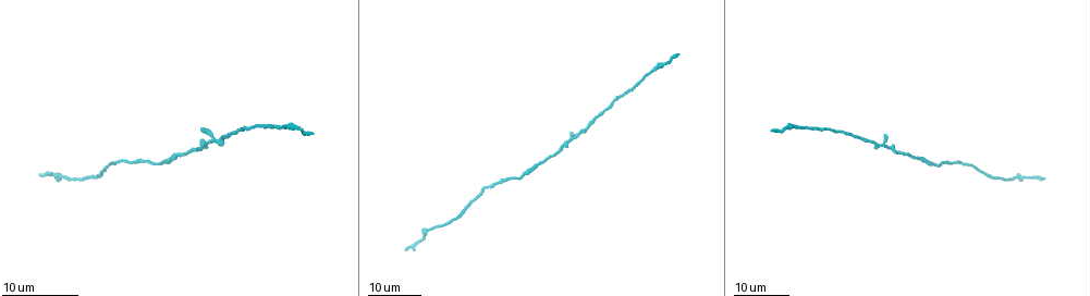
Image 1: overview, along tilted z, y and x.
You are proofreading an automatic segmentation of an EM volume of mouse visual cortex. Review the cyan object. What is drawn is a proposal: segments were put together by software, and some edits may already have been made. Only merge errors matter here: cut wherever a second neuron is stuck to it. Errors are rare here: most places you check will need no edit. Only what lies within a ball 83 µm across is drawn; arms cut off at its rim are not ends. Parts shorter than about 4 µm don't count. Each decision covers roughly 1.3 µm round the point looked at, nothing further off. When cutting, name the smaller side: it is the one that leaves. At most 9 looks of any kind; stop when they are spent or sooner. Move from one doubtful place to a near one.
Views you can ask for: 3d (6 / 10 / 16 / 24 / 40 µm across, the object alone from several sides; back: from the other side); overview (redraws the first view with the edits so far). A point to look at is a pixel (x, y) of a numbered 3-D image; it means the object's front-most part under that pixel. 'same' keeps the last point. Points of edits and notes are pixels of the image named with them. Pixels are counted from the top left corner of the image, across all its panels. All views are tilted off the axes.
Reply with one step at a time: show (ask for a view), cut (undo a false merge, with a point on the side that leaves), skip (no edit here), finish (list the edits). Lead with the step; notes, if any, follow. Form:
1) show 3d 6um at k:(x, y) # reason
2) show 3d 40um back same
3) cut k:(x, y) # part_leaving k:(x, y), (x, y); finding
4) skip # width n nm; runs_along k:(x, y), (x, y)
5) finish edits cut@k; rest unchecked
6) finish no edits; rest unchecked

show 3d 24um at 1:(185, 153)

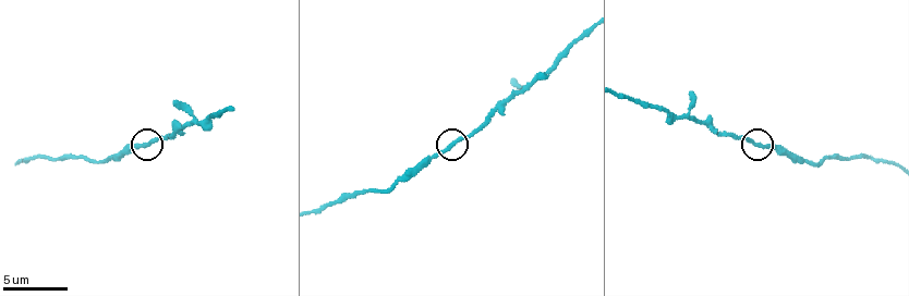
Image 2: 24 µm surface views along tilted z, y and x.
show 3d 6um at 2:(145, 146)

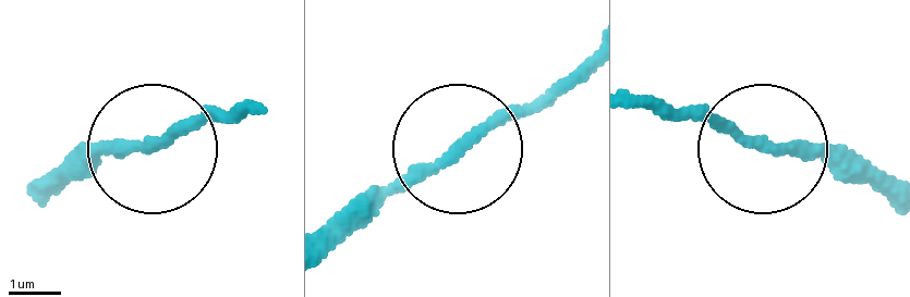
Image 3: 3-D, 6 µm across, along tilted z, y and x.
skip # side_arm 36 um; all the same neuron

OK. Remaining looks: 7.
show 3d 6um at 2:(803, 159) # sudden change in width

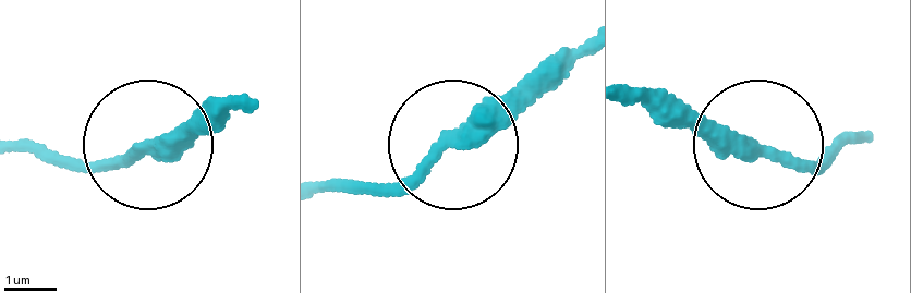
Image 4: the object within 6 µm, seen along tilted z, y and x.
skip # width 310 nm; runs_along 4:(578, 45), (428, 166), (351, 186); continuous, no second neuron

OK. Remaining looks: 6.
show 3d 10um at 2:(864, 154) # narrows sharply

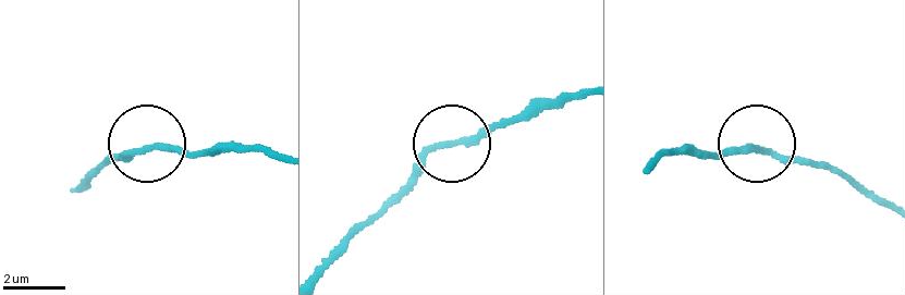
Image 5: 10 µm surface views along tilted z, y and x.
show 3d 6um at 5:(143, 150)

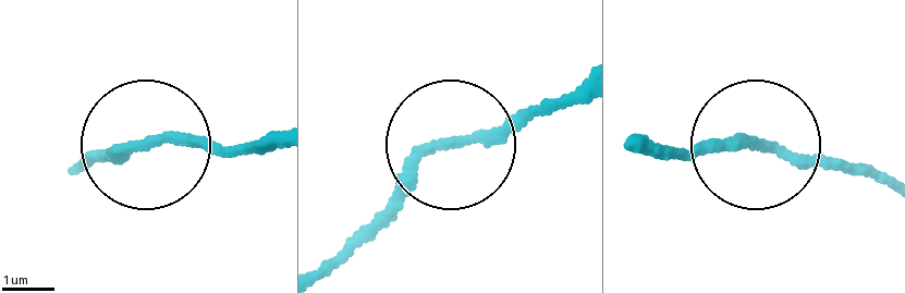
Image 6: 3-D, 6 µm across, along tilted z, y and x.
skip # runs_along 6:(272, 143), (176, 134), (74, 159); all the same neuron

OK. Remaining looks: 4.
show 3d 16um at 1:(790, 128) # calibre changes

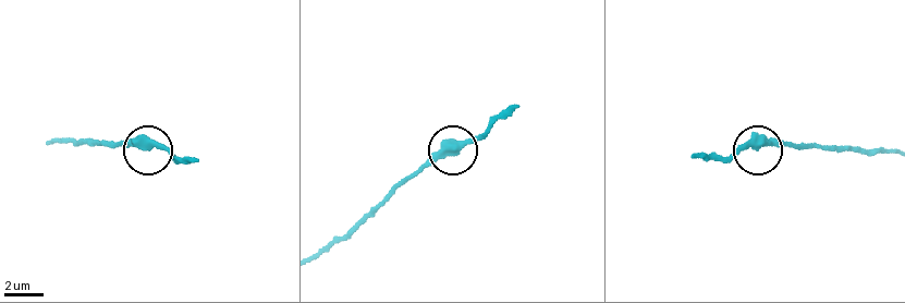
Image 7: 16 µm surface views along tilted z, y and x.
show 3d 6um at 7:(458, 147)

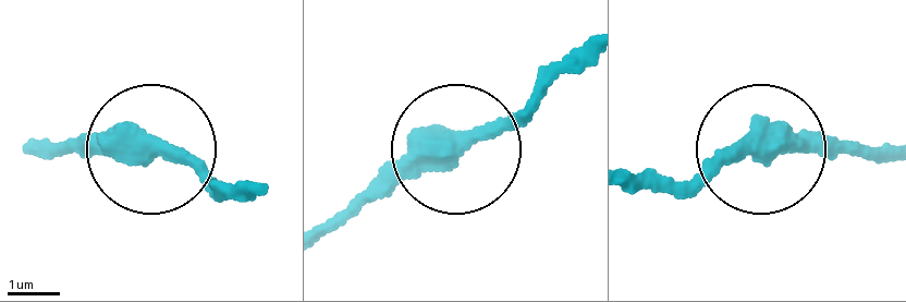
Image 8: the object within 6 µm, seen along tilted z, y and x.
show 3d 6um back at 8:(457, 149)

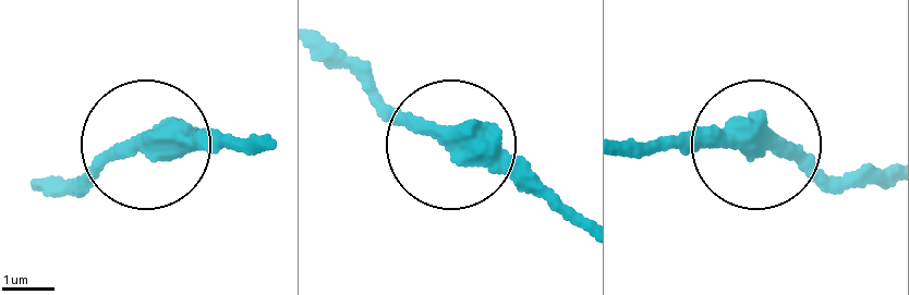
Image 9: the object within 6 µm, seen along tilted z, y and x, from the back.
skip # runs_along 9:(627, 148), (763, 149), (884, 182); continuous, no second neuron

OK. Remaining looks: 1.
finish no edits; rest unchecked

